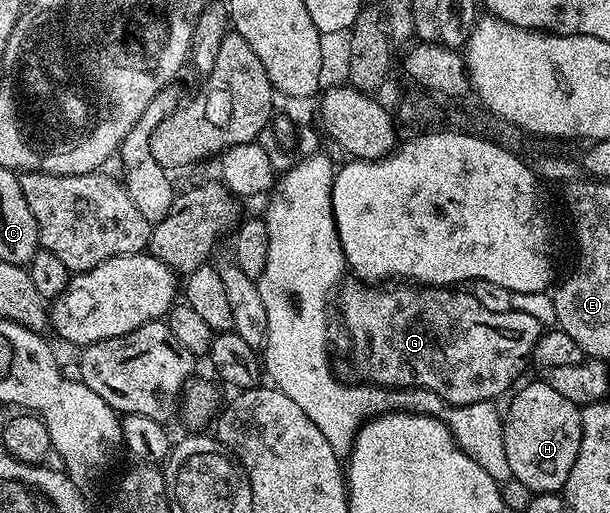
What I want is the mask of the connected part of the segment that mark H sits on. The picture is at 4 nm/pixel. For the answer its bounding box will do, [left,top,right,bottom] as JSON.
[502,382,582,494]

